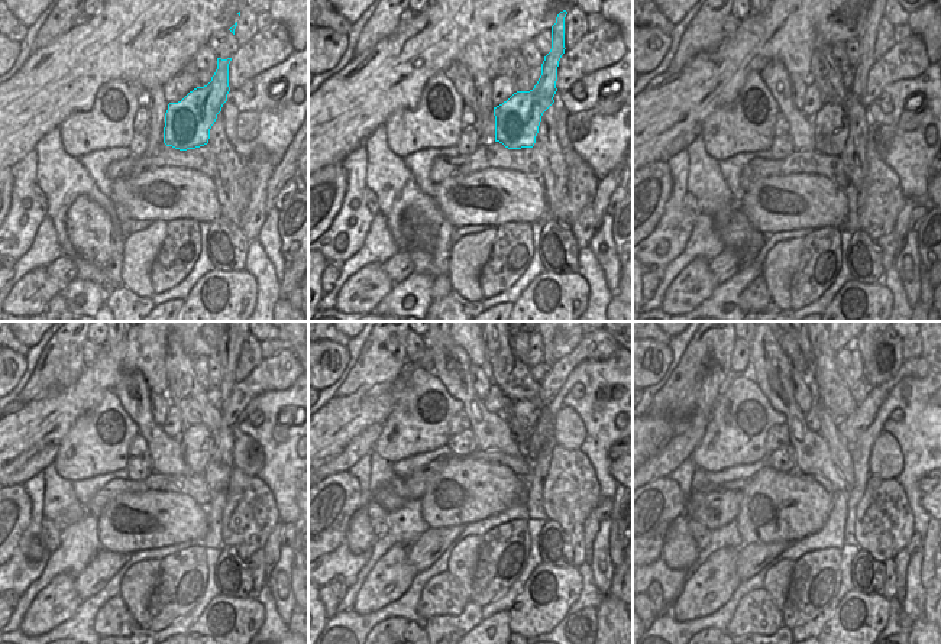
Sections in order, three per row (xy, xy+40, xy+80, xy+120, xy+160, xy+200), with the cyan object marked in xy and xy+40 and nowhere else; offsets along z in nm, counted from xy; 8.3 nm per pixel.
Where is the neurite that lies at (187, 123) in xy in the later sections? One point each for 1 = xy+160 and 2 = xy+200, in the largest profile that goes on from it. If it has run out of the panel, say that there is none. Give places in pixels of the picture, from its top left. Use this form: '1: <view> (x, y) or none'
1: xy+160 (542, 350)
2: xy+200 (866, 350)

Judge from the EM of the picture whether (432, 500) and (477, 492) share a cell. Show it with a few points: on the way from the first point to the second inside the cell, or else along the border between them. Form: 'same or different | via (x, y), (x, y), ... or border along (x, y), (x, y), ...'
same | via (443, 495), (465, 495)

